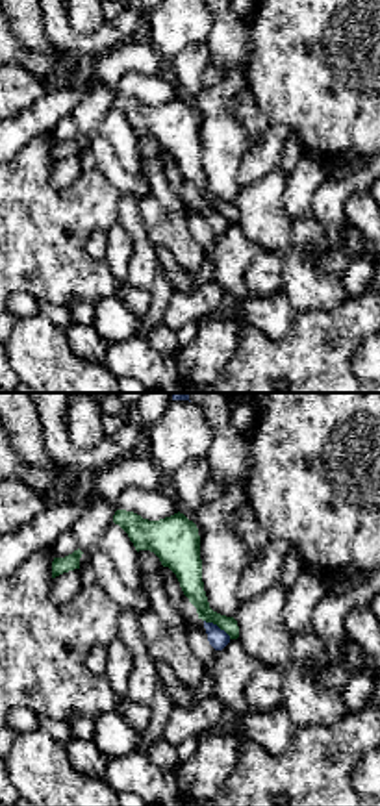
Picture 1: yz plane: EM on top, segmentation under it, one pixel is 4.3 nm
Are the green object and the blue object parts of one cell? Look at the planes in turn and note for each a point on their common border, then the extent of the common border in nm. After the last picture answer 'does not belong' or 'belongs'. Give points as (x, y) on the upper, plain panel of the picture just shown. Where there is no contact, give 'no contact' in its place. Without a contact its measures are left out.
(217, 210) | 150 nm

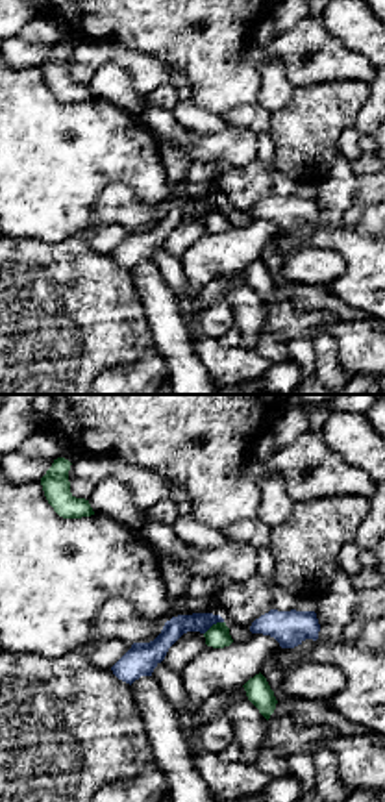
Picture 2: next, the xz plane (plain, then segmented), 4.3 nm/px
(213, 210) | 110 nm

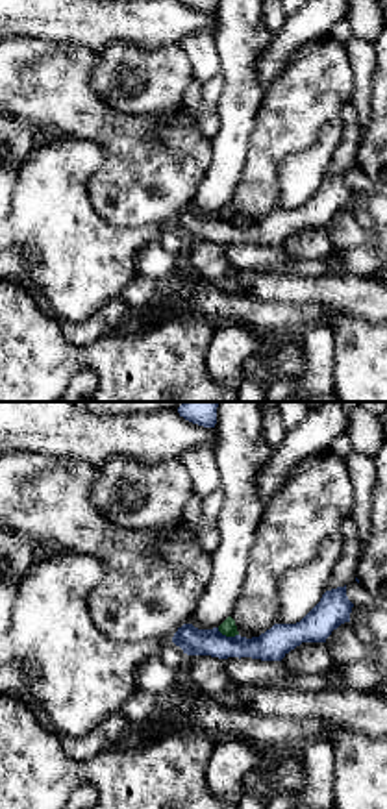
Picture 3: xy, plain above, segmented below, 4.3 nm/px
(228, 221) | 100 nm

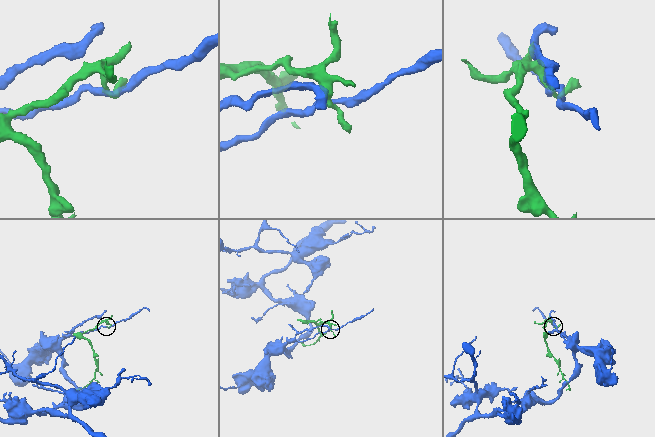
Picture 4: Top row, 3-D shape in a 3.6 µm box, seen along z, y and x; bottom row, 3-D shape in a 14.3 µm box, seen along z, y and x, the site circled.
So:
does not belong

